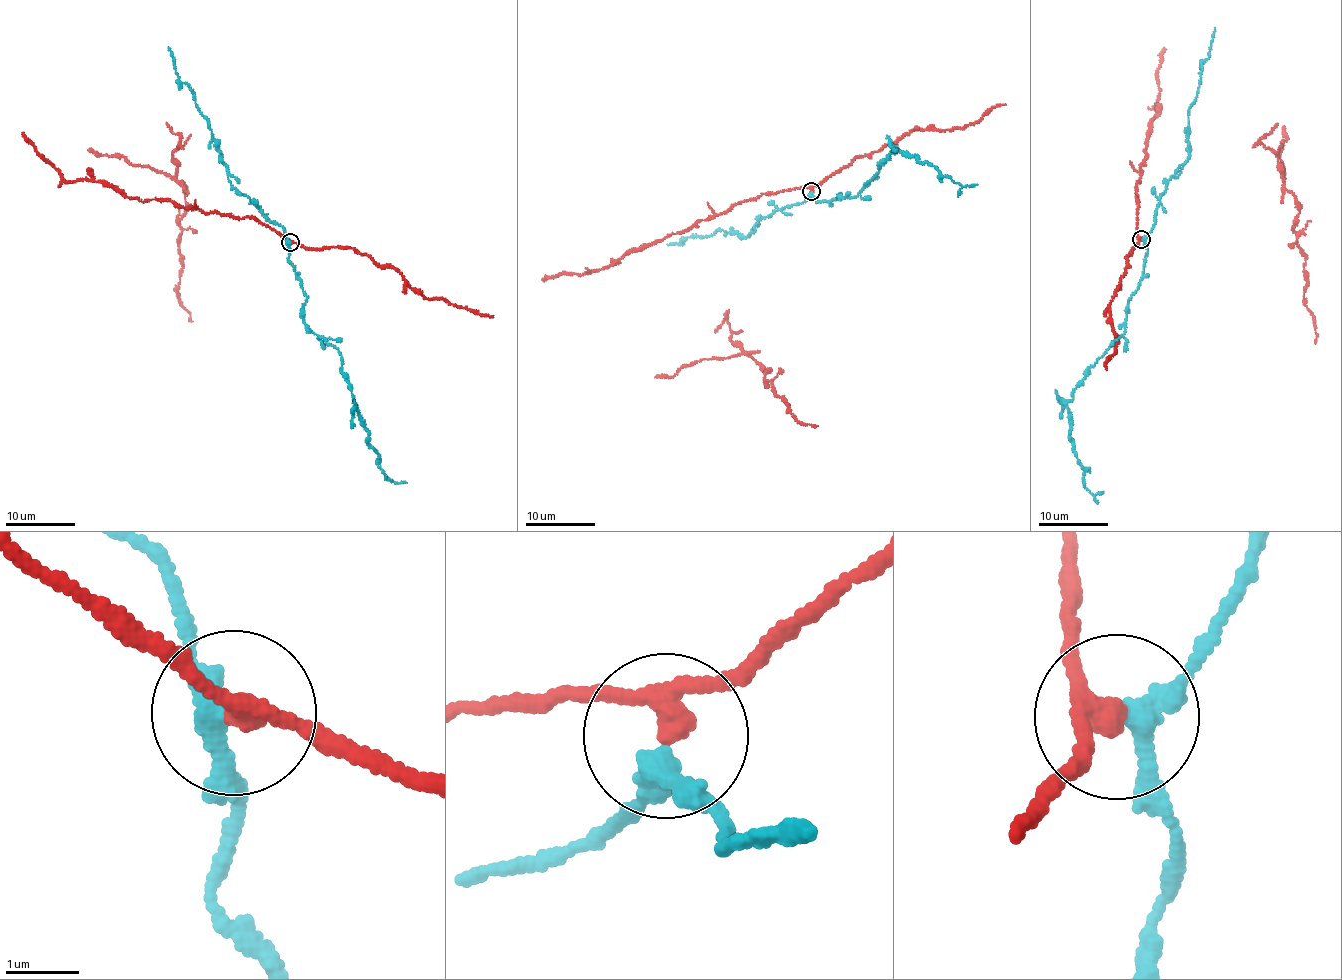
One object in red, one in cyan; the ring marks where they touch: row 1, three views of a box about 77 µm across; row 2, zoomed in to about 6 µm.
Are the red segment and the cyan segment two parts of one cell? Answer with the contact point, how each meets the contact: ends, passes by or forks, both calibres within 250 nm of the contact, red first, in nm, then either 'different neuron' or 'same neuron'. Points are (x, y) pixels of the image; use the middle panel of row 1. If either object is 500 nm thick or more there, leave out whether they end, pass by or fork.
(811, 191) | red passes by | cyan passes by | 240/280 nm | different neuron

